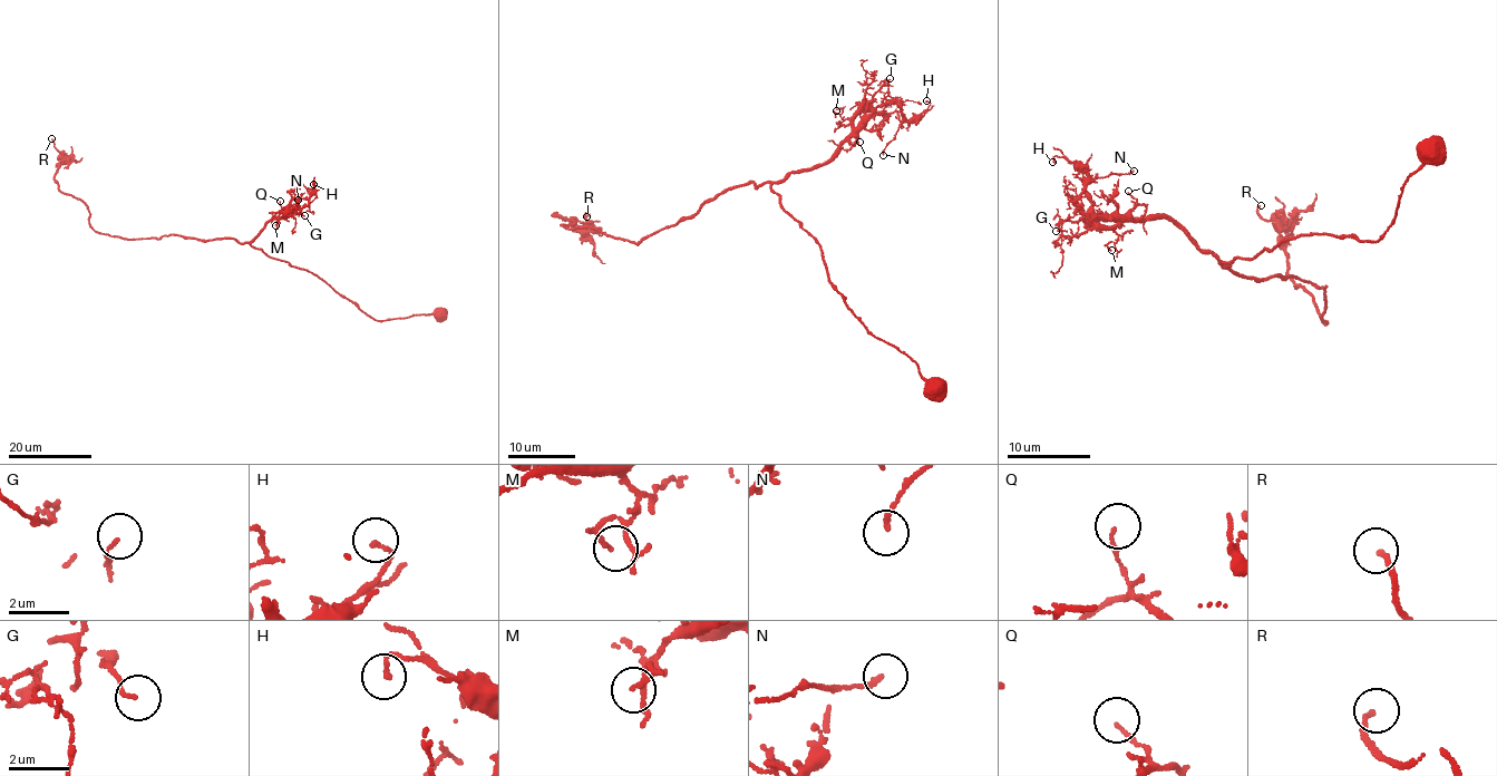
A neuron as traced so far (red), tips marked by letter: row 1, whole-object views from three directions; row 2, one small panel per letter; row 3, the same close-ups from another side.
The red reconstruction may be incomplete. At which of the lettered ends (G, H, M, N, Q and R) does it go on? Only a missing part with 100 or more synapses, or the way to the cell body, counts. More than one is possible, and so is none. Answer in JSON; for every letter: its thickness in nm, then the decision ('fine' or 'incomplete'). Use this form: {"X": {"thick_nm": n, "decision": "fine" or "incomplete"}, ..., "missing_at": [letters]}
{"G": {"thick_nm": 90, "decision": "fine"}, "H": {"thick_nm": 130, "decision": "fine"}, "M": {"thick_nm": 90, "decision": "fine"}, "N": {"thick_nm": 170, "decision": "fine"}, "Q": {"thick_nm": 130, "decision": "fine"}, "R": {"thick_nm": 150, "decision": "fine"}, "missing_at": []}

